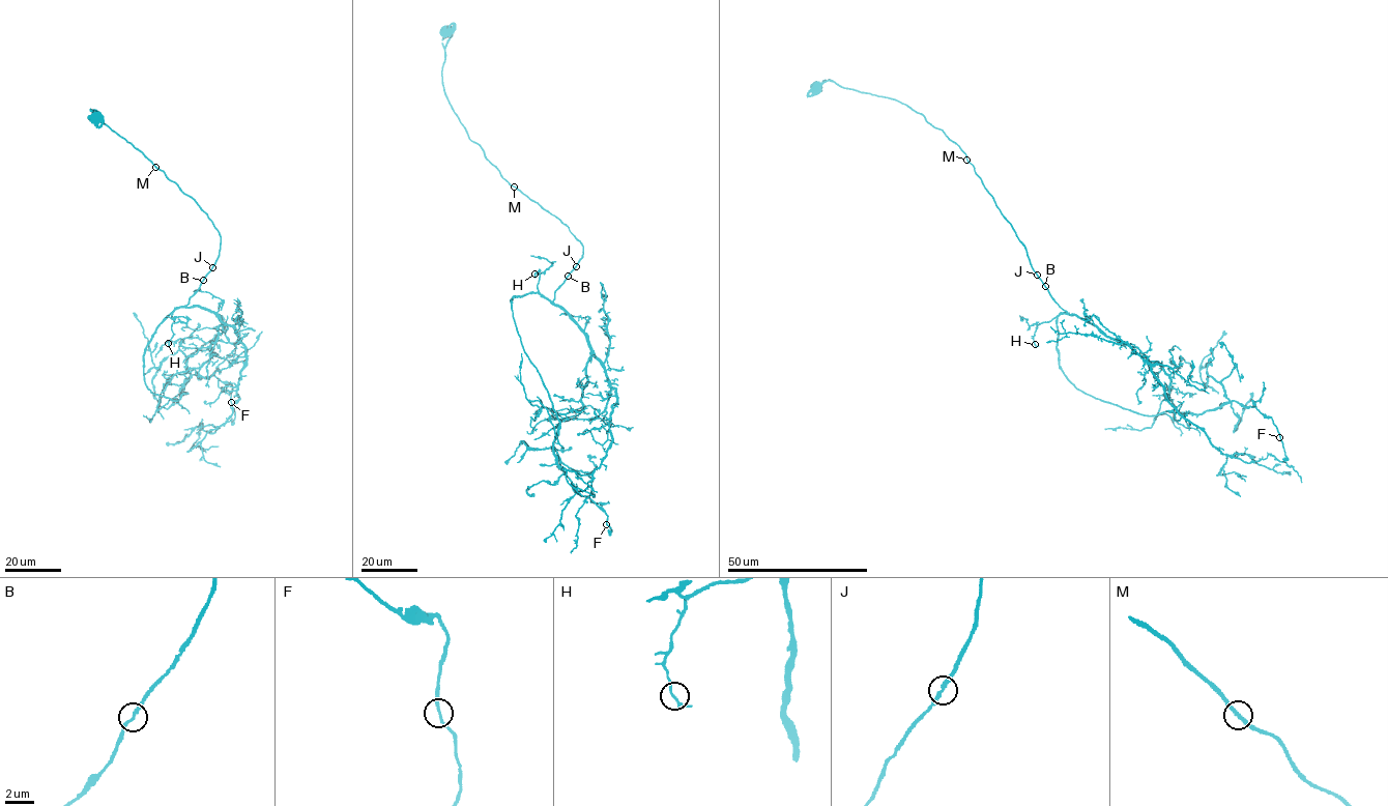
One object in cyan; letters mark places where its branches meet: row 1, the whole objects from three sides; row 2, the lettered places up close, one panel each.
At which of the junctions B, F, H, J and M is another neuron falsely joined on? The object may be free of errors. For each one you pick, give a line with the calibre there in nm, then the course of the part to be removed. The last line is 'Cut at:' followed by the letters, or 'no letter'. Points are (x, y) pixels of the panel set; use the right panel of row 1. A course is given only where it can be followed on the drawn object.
Cut at: no letter

